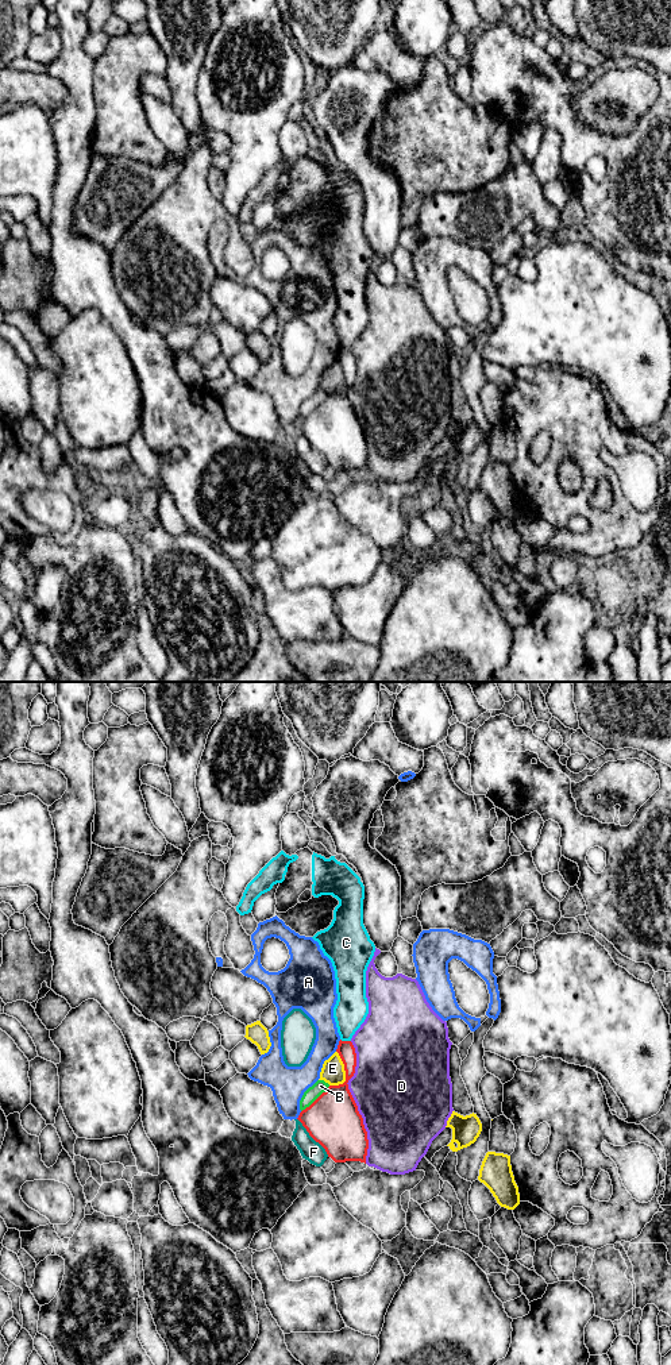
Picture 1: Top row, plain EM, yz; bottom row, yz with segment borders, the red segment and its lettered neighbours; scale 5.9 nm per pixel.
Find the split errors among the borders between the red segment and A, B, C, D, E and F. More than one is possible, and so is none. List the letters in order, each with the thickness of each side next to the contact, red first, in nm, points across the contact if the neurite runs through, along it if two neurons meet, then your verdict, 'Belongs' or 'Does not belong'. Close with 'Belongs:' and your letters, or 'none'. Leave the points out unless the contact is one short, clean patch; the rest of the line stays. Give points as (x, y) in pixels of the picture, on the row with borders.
A: Thickness 100 nm (red) against 160 nm. Does not belong
B: Thickness 320 nm (red) against 80 nm. Does not belong
C: Thickness 100 nm (red) against 200 nm. Does not belong
D: Thickness 320 nm (red) against 480 nm. Does not belong
E: Thickness 280 nm (red) against 140 nm. Does not belong
F: Thickness 320 nm (red) against 120 nm. Does not belong
Belongs: none

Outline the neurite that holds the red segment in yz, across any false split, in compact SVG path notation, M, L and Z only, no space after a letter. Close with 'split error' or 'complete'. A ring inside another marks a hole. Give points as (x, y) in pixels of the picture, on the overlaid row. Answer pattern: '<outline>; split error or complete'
M340 1040L336 1052L344 1064L346 1081L329 1086L297 1119L335 1162L366 1164L367 1131L347 1084L355 1073L355 1048L351 1041Z; complete

